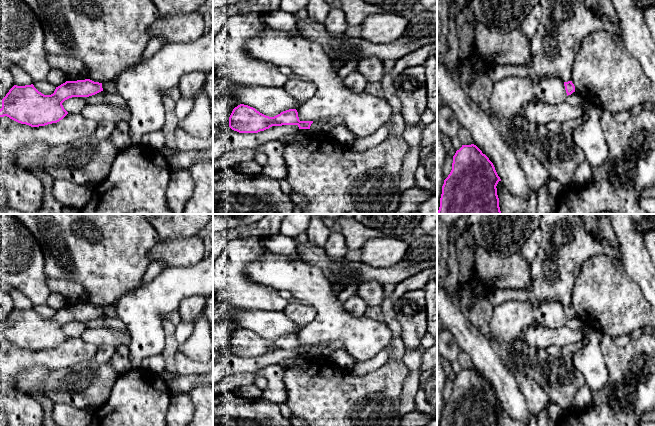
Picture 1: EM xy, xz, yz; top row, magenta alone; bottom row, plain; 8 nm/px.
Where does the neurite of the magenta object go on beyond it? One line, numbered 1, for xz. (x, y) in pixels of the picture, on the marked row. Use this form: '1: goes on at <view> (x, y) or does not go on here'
1: does not go on here

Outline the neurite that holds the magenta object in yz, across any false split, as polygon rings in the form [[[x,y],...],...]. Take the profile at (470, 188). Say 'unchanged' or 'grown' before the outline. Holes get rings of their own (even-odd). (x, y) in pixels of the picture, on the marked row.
unchanged; [[[462,145],[453,156],[452,170],[444,180],[438,214],[502,214],[496,188],[499,181],[493,163],[476,145]]]

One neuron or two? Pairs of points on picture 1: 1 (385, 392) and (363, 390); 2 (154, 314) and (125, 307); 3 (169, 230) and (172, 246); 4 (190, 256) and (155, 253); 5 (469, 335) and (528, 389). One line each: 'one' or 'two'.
1: one
2: one
3: two
4: one
5: two

